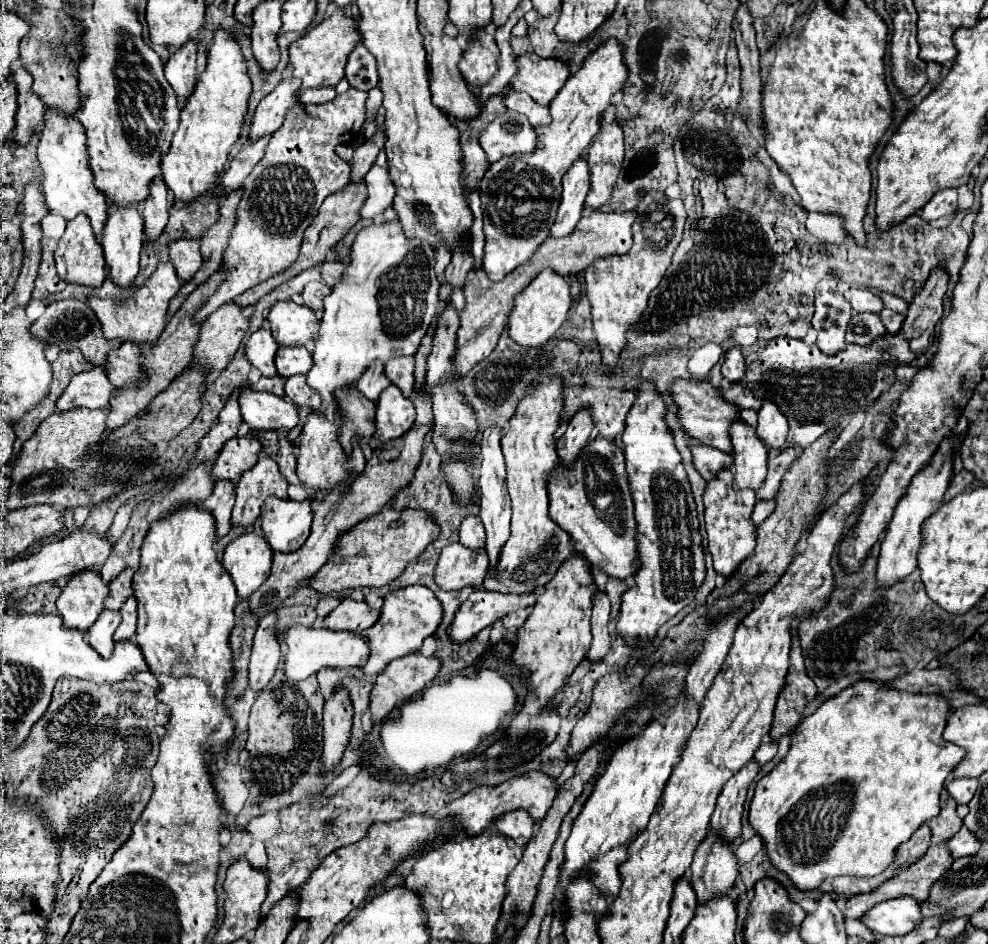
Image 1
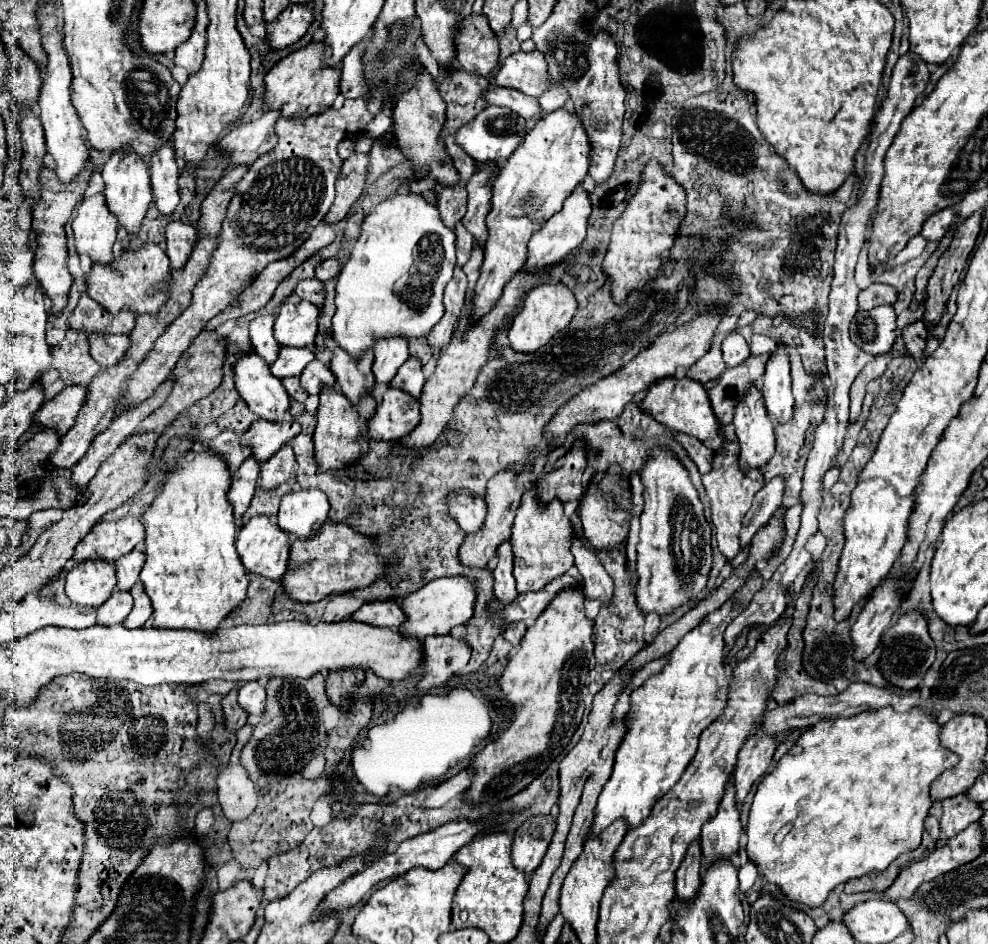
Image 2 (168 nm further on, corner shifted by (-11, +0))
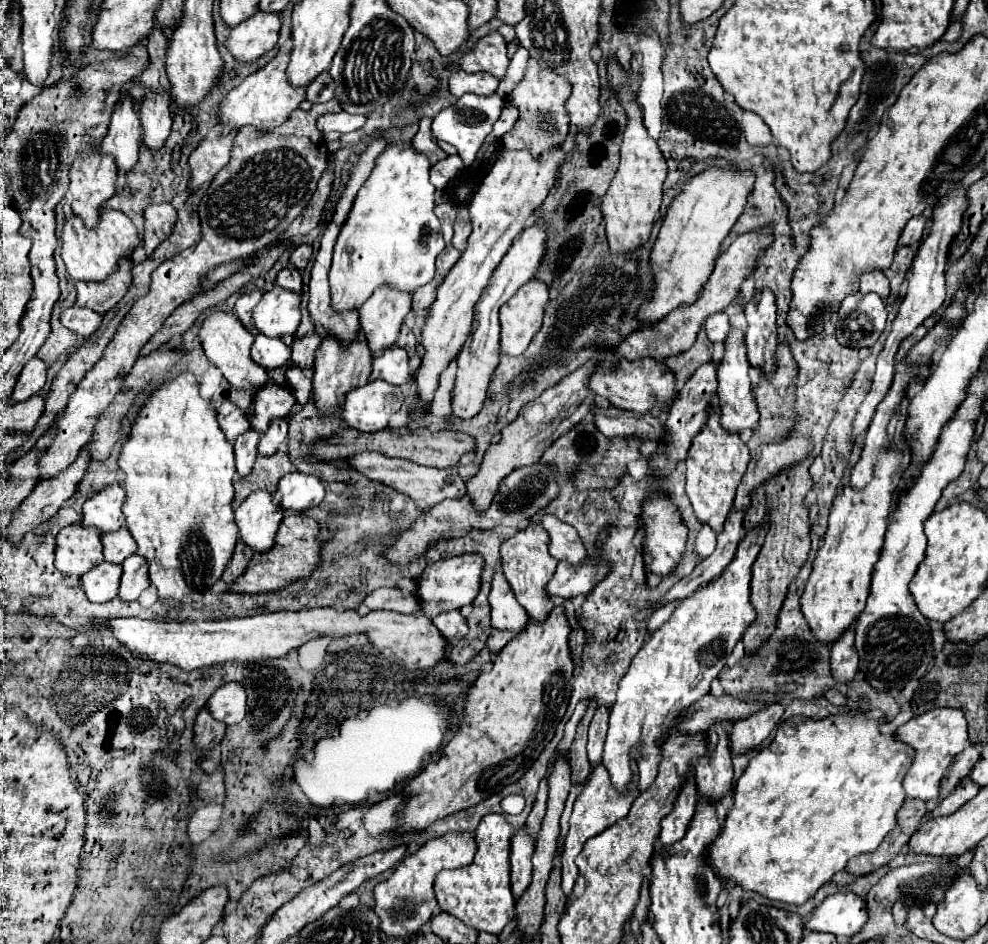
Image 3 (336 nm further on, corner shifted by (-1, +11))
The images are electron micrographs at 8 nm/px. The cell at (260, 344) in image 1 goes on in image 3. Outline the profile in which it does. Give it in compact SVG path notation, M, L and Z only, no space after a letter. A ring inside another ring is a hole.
M252 291L248 295L242 295L234 307L238 317L228 315L228 313L212 313L206 317L206 321L202 323L202 331L200 331L200 343L202 343L206 357L222 371L222 375L228 379L228 383L238 391L256 393L258 389L262 389L270 381L268 371L262 369L260 365L254 365L254 361L250 361L250 345L254 343L254 335L250 333L250 331L254 331L252 311L260 299L262 299L260 291Z

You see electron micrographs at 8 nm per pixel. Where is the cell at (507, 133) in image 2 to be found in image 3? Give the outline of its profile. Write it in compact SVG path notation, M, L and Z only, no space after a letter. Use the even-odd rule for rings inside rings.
M466 93L458 99L458 103L450 105L448 109L442 109L434 121L432 121L432 133L436 139L446 141L450 145L454 145L458 149L458 155L464 161L464 167L470 167L476 159L478 149L482 147L482 143L486 141L486 137L492 131L492 125L498 121L500 117L500 109L502 109L504 99L500 95L492 95L492 97L478 97L474 93Z

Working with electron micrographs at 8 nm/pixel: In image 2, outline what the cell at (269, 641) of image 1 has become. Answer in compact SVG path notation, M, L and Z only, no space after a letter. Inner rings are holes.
M248 682L240 688L238 692L238 704L248 712L250 718L258 716L264 712L264 704L266 704L266 690L260 682Z

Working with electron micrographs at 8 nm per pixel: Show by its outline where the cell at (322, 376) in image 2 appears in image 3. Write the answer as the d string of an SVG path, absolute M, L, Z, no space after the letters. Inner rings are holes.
M308 333L306 337L296 339L292 345L292 365L300 369L312 369L320 343L322 337L318 337L318 333Z

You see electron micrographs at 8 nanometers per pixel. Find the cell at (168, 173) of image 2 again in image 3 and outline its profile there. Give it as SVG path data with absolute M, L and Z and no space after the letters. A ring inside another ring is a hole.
M150 91L140 109L140 123L144 131L144 145L150 151L162 149L164 141L170 135L172 127L172 115L170 115L170 95L162 95L156 91Z

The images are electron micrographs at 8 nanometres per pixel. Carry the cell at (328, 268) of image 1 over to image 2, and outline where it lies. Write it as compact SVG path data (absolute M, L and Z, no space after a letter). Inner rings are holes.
M326 258L326 260L320 260L318 266L316 266L316 278L320 282L326 282L334 276L338 276L340 272L340 262L336 258Z

